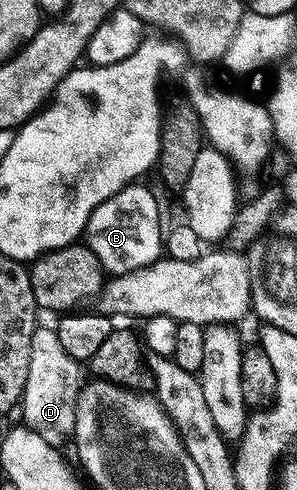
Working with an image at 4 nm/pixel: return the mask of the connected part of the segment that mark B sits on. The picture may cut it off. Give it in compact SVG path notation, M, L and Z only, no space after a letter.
M134 183L123 187L111 199L99 203L87 219L83 234L84 244L99 259L106 274L130 273L139 267L162 260L163 232L159 225L159 207L156 205L156 192L149 190L145 183Z

